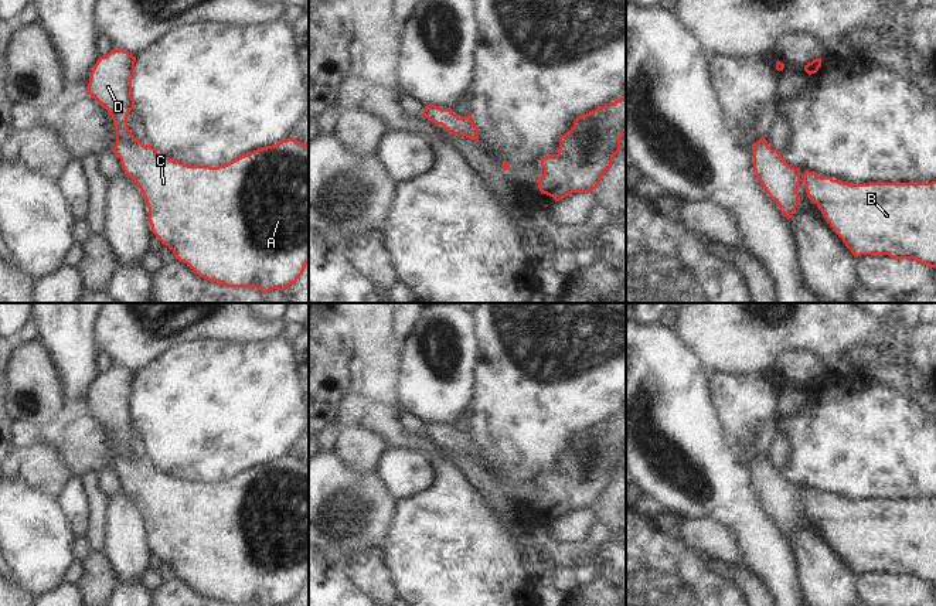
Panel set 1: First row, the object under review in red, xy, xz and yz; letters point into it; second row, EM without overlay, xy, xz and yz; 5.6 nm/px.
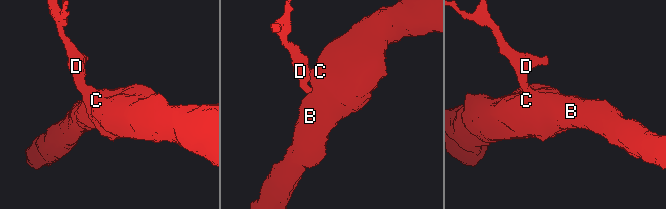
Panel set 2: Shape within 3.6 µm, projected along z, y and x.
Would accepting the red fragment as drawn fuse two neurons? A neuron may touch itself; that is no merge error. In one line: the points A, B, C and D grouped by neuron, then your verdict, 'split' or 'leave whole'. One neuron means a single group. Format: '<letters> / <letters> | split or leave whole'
A B C D | leave whole

